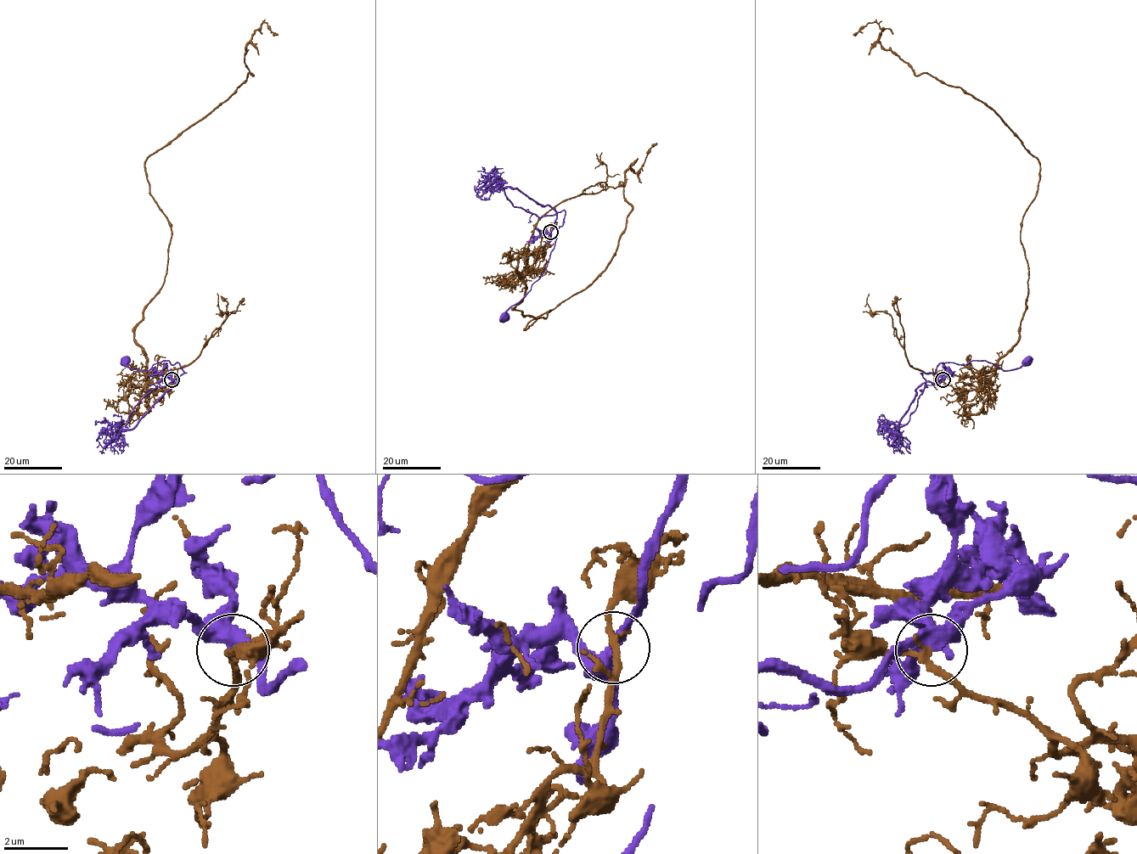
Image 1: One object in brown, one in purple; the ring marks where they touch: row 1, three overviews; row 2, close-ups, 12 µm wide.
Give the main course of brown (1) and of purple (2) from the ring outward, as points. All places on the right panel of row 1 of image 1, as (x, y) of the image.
1: (942, 380), (976, 390), (1016, 343), (1021, 222), (1040, 163), (980, 101), (885, 49), (876, 22), (853, 36)
2: (942, 380), (915, 390), (897, 429), (927, 387), (920, 373), (942, 362), (986, 360), (1004, 370), (1027, 362)

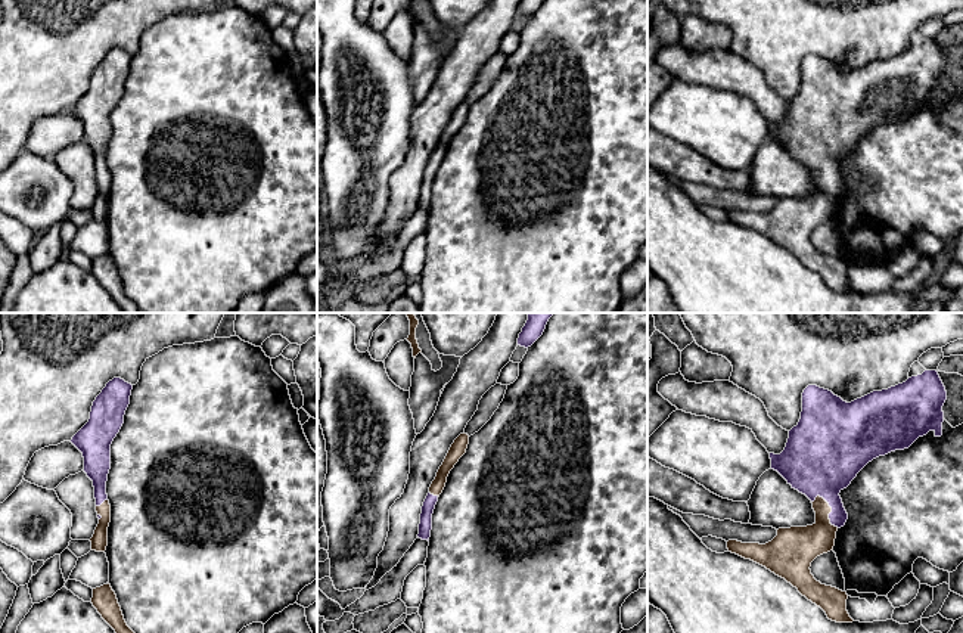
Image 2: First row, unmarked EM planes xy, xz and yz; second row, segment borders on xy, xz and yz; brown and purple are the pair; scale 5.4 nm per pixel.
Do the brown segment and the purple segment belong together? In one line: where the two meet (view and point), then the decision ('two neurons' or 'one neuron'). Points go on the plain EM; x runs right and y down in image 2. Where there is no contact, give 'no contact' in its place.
contact yz (831, 180); two neurons

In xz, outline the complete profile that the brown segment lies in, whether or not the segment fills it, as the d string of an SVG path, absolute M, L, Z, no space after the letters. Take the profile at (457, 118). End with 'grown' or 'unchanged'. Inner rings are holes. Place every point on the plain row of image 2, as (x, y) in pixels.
M460 103L454 112L451 114L442 134L439 136L435 149L432 151L429 156L429 162L434 165L438 165L442 162L447 146L450 140L454 137L454 134L459 131L459 128L466 122L469 114L469 105L467 103Z; unchanged

